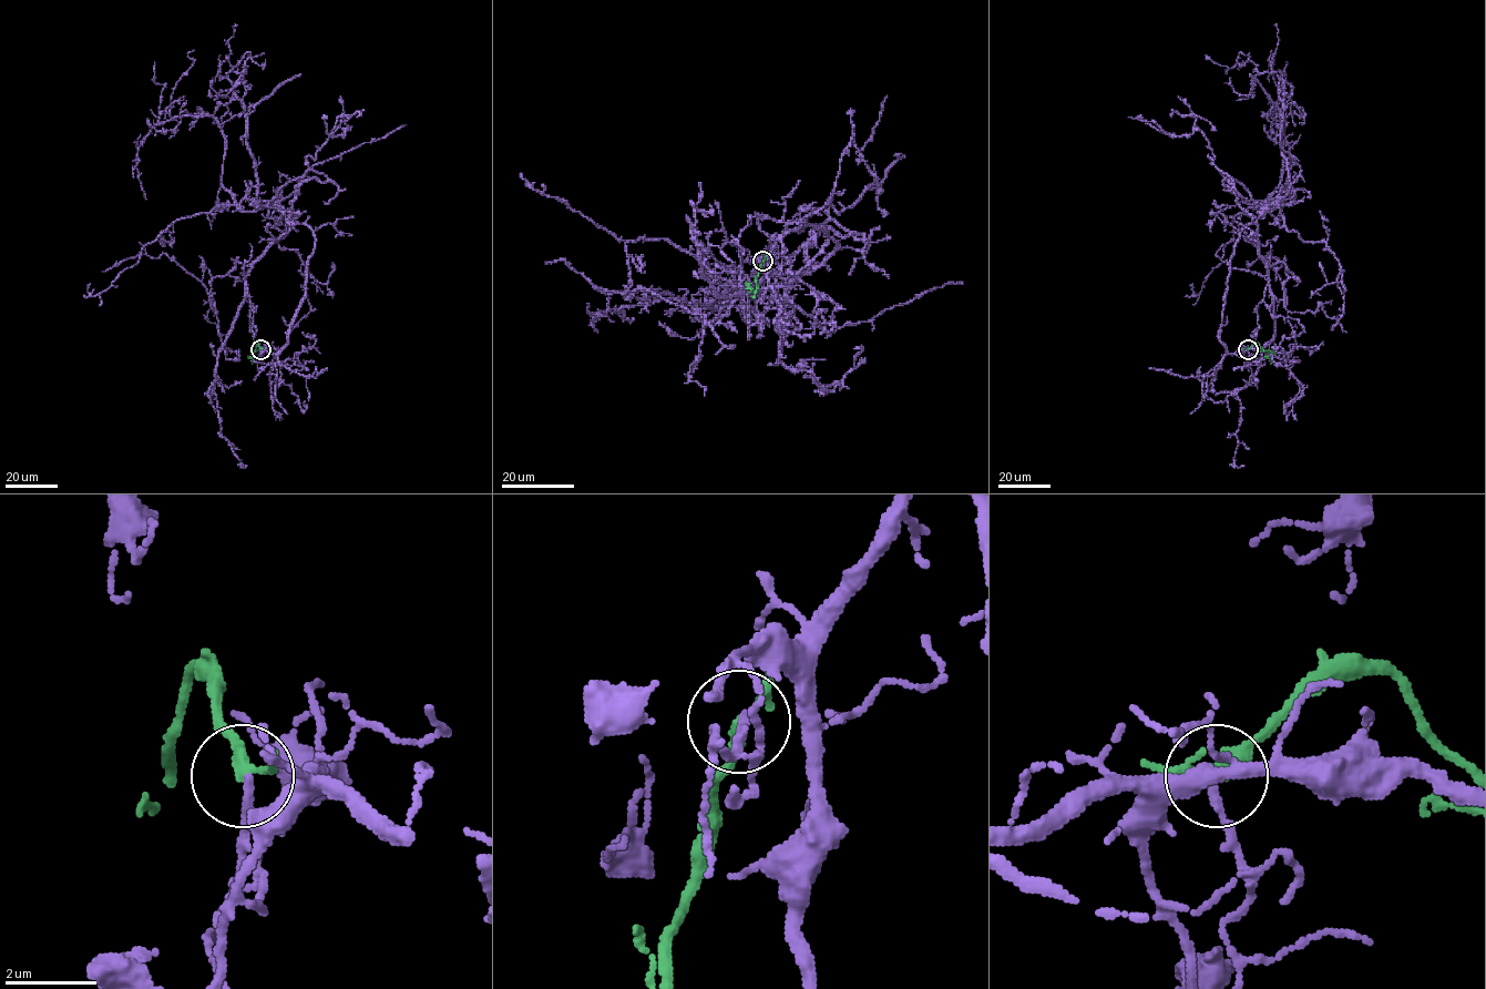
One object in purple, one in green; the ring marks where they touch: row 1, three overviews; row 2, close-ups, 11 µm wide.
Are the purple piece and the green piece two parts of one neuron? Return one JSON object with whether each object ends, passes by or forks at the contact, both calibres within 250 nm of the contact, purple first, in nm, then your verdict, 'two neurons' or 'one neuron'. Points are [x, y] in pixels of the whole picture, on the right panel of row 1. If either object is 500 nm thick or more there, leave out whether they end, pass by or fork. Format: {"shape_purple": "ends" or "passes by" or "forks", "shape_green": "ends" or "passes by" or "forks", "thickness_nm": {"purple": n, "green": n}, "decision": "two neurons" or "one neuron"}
{"shape_purple": "passes by", "shape_green": "forks", "thickness_nm": {"purple": 130, "green": 220}, "decision": "one neuron"}

